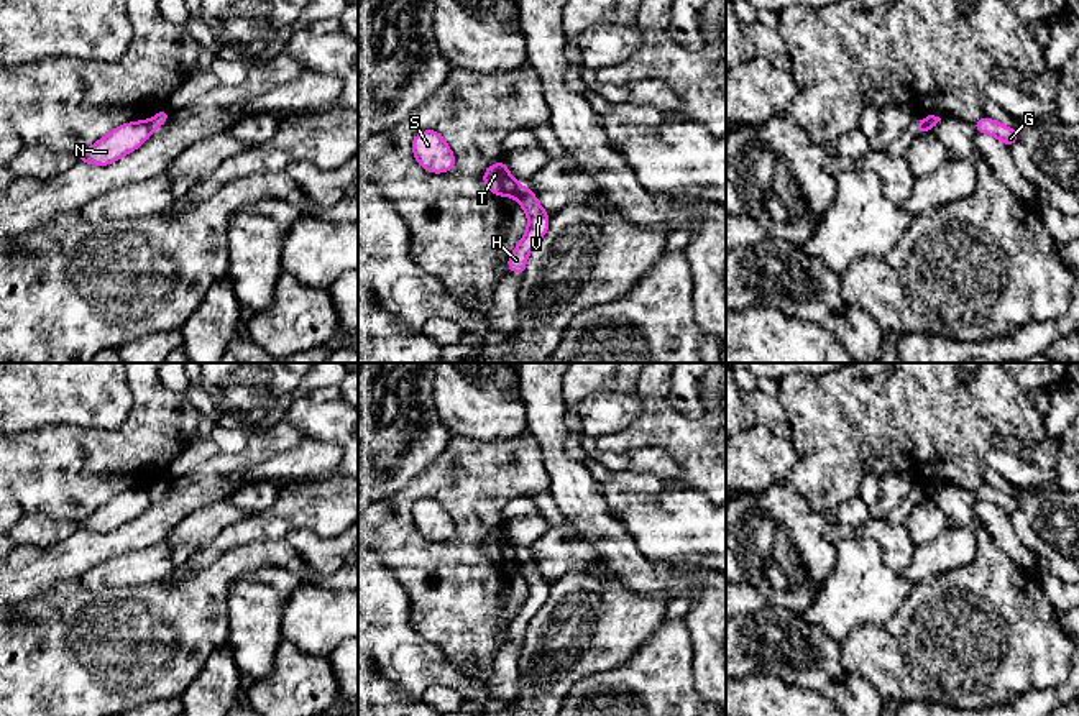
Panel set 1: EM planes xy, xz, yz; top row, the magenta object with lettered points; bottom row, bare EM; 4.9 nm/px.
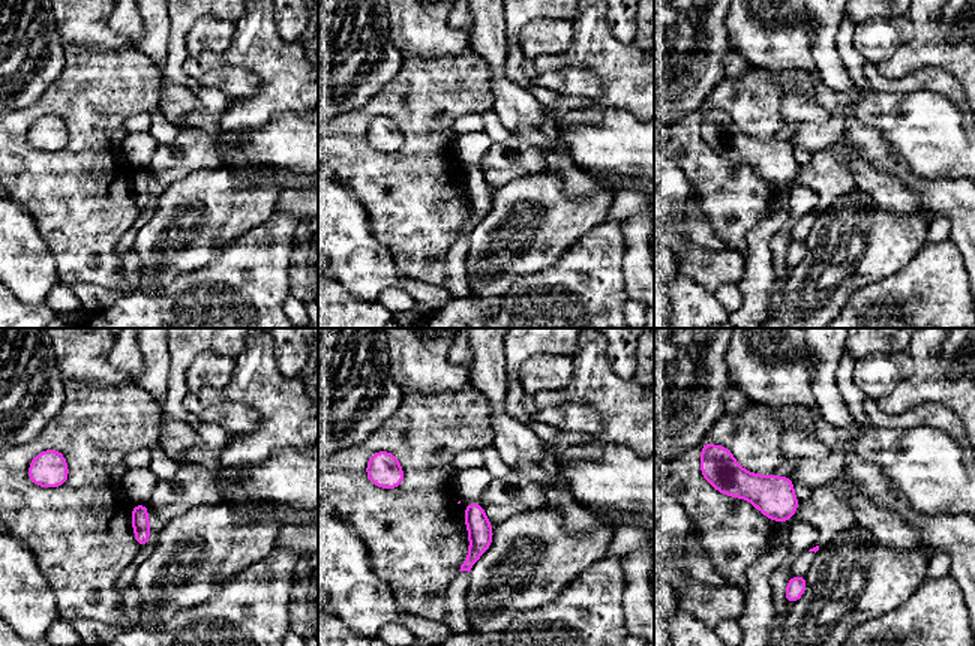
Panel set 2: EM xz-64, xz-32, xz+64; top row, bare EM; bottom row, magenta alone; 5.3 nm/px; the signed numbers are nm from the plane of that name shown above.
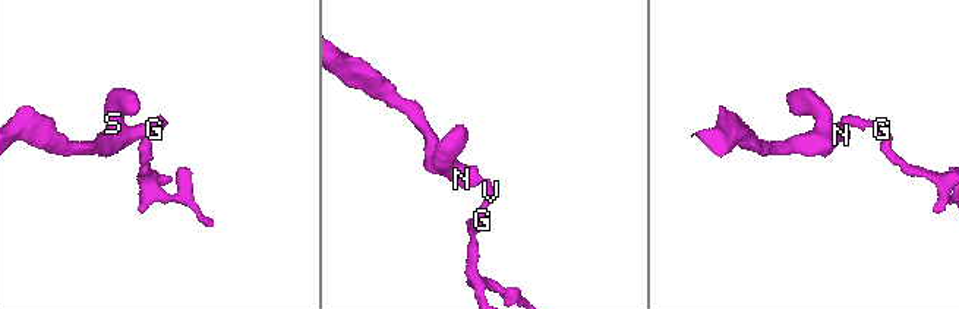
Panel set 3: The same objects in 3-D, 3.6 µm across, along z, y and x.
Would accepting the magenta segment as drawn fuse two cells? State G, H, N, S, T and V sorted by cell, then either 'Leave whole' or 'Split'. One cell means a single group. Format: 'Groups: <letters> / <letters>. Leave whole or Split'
Groups: G H V / N S T. Split

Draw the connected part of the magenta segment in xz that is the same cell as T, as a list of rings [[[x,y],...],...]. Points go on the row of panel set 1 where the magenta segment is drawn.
[[[494,163],[483,172],[483,184],[484,187],[503,197],[517,197],[522,186],[511,177],[507,171],[507,163]]]

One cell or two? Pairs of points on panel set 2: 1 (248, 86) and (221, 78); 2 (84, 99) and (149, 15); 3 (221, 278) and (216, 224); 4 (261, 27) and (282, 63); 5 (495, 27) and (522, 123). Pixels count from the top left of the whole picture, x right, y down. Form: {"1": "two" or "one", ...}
{"1": "one", "2": "two", "3": "two", "4": "one", "5": "one"}

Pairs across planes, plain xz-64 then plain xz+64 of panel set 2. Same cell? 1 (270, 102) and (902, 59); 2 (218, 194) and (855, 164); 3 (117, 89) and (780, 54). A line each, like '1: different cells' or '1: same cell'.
1: same cell
2: different cells
3: different cells

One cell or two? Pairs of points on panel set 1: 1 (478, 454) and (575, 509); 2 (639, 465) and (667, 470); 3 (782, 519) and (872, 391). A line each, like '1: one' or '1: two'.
1: two
2: one
3: two

